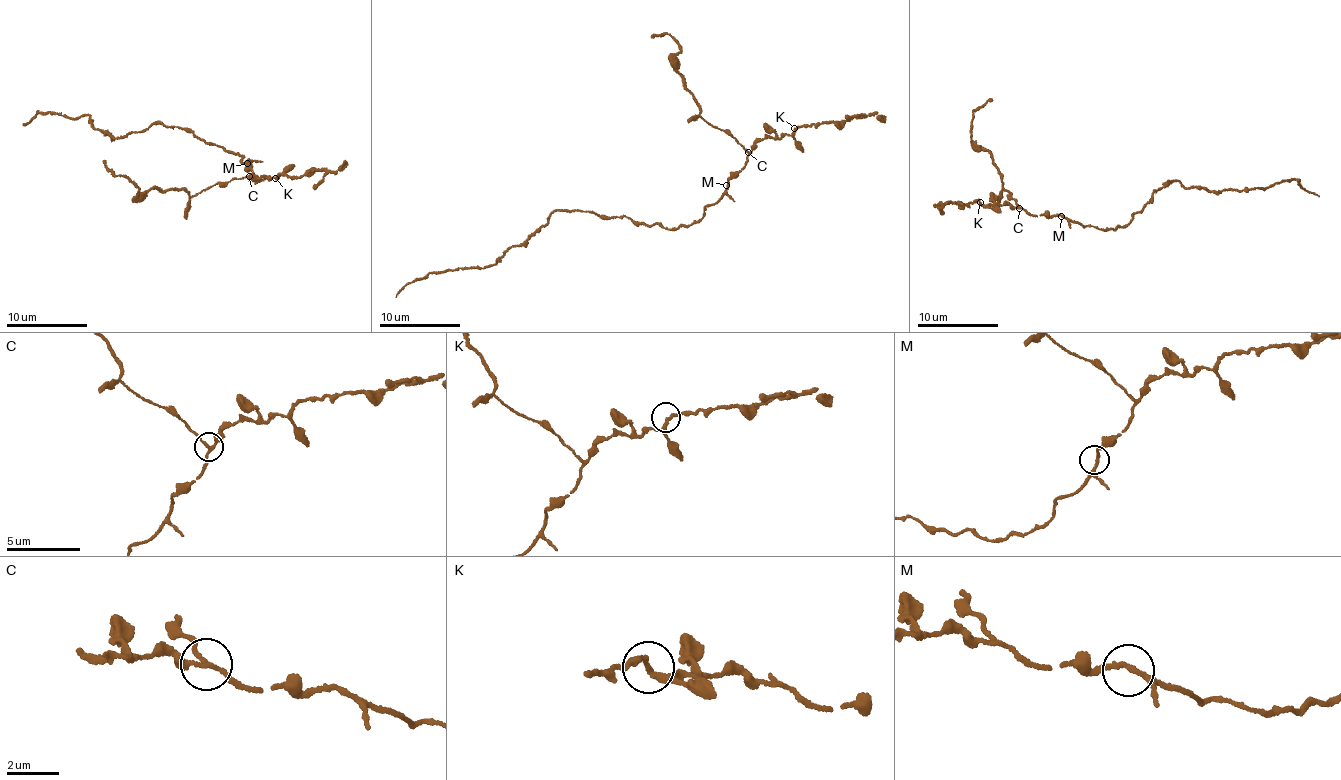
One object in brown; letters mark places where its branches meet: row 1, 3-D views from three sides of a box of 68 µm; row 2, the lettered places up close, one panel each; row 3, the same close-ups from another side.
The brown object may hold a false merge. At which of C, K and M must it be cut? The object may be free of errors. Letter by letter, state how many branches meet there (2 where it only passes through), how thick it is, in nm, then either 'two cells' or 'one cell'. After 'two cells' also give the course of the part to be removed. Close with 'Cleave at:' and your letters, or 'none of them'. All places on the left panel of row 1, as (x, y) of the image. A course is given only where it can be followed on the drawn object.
C: branches 3; calibre 160 nm; two cells; course (249, 175), (192, 196), (181, 190), (155, 188), (142, 194), (138, 187), (106, 169), (103, 159)
K: branches 3; calibre 170 nm; one cell
M: branches 3; calibre 160 nm; one cell
Cleave at: C

